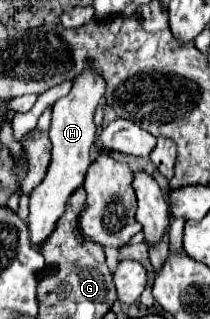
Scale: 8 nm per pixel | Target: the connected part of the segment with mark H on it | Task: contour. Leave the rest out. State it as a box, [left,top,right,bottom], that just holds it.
[28,71,106,245]

